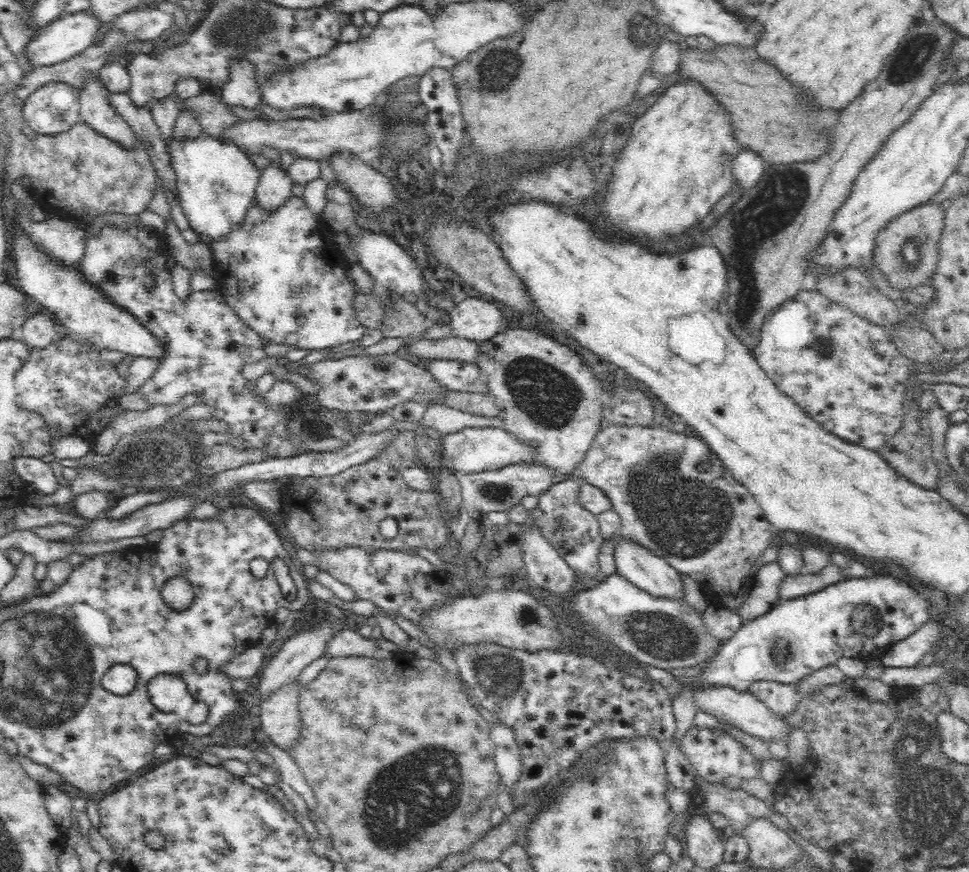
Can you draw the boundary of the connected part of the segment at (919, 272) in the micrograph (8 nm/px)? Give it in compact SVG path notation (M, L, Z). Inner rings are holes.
M922 203L896 217L878 235L874 264L894 288L902 291L929 282L939 262L939 240L945 225L945 212L940 204Z

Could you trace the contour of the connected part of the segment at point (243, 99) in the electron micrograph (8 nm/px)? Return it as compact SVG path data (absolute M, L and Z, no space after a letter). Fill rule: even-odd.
M245 56L228 58L226 80L220 84L223 101L230 106L256 110L262 104L258 67Z

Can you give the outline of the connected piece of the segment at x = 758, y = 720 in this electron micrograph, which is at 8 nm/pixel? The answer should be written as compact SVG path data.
M728 687L721 689L706 689L705 692L694 692L698 696L698 710L702 709L705 712L724 719L727 724L737 726L744 732L752 736L762 739L764 742L780 742L782 738L789 738L790 727L786 716L778 714L777 711L770 710L765 702L756 698L749 690L742 692Z

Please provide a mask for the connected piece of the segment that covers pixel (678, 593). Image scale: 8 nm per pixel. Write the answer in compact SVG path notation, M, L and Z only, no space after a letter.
M624 534L612 535L608 546L612 550L616 574L654 596L683 598L683 582L679 577L679 572L666 559L658 557L652 548Z

